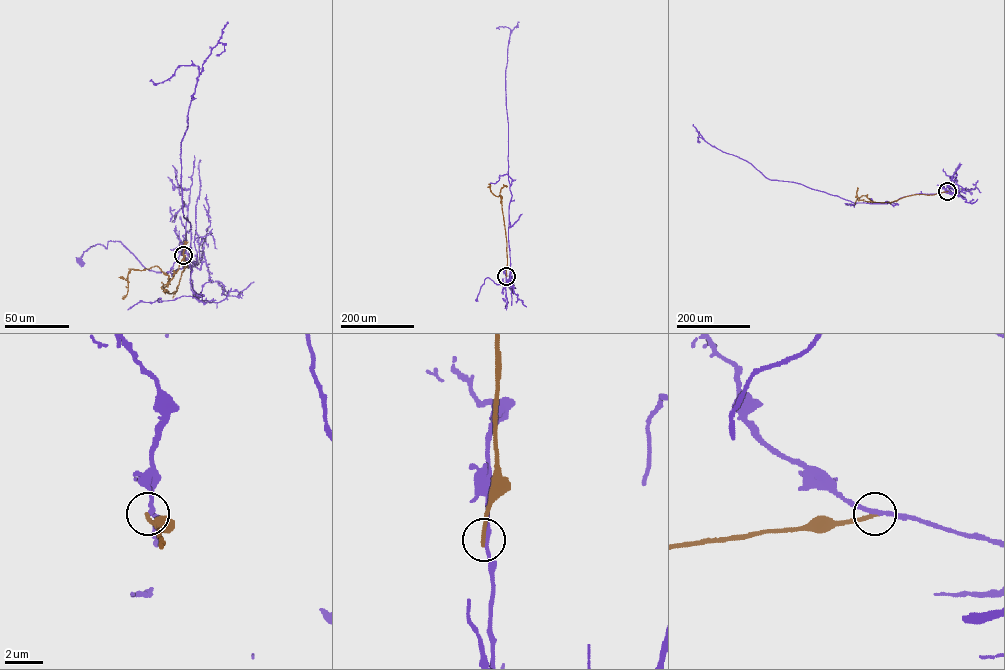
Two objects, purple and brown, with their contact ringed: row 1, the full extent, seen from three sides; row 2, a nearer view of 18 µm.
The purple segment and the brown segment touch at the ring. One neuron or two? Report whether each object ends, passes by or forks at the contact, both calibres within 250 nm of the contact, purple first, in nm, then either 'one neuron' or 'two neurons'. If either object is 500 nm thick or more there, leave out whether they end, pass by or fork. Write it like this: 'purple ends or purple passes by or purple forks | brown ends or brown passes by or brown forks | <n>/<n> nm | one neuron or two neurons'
purple passes by | brown ends | 200/220 nm | two neurons

